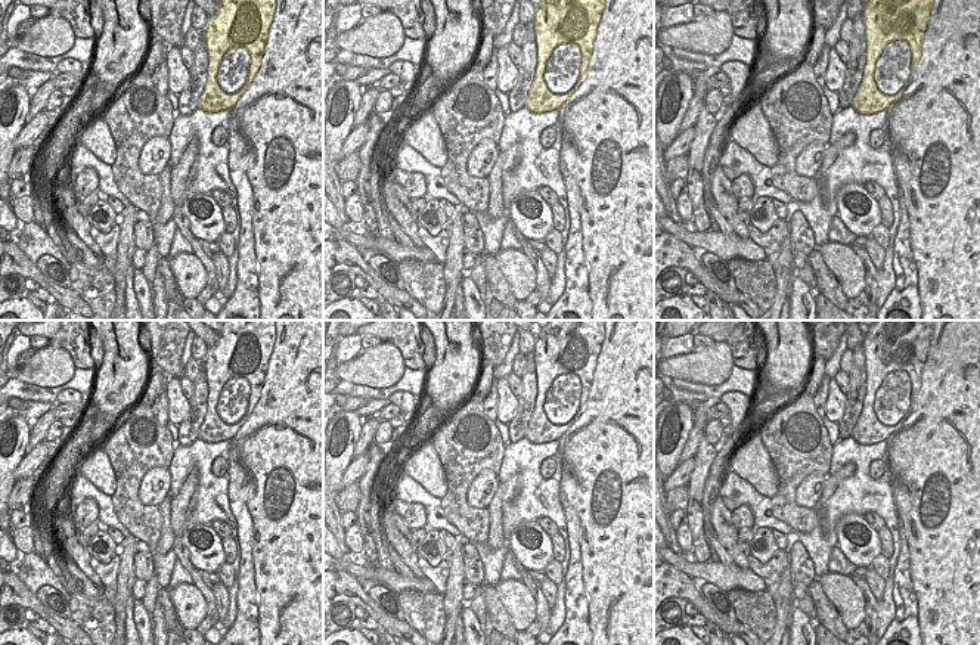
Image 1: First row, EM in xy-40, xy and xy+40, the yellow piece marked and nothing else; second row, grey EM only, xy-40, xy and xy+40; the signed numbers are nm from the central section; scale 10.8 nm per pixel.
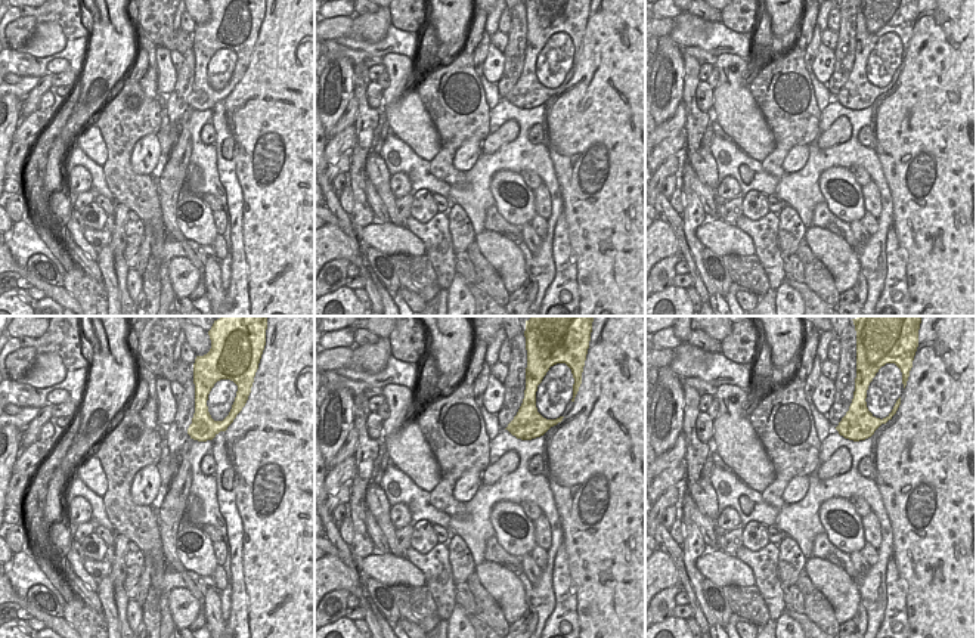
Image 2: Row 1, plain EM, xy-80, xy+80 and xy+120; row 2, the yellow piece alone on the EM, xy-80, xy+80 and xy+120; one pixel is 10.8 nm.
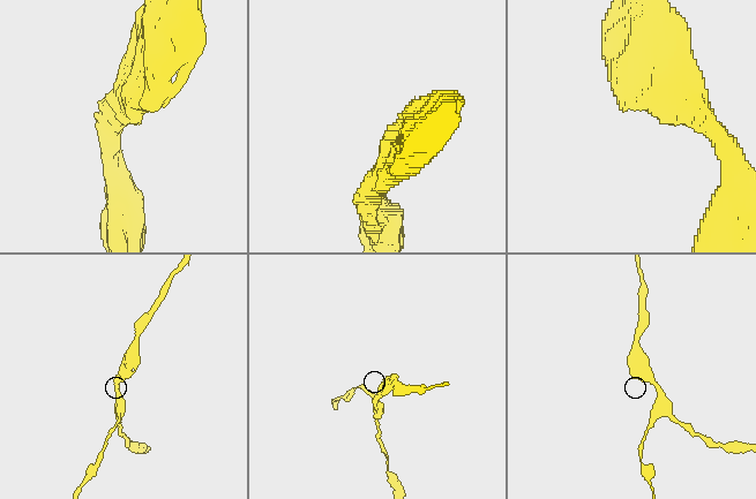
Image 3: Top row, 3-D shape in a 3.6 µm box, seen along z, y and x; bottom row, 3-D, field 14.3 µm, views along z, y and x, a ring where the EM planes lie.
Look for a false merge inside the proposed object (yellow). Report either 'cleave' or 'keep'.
keep

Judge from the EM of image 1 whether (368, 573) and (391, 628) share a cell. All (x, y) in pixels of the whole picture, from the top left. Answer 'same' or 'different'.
different

